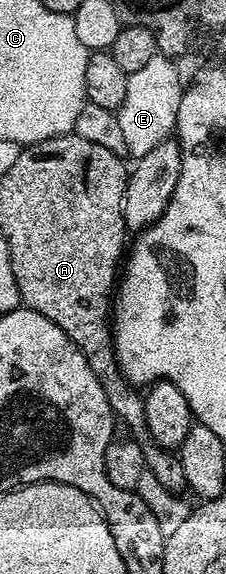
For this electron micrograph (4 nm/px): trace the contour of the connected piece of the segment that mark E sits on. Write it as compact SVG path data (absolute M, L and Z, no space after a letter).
M159 53L141 69L128 75L127 94L123 105L115 113L115 119L119 135L132 156L130 158L138 159L151 153L159 144L166 142L176 128L185 85L181 83L181 75L174 63L172 58Z

